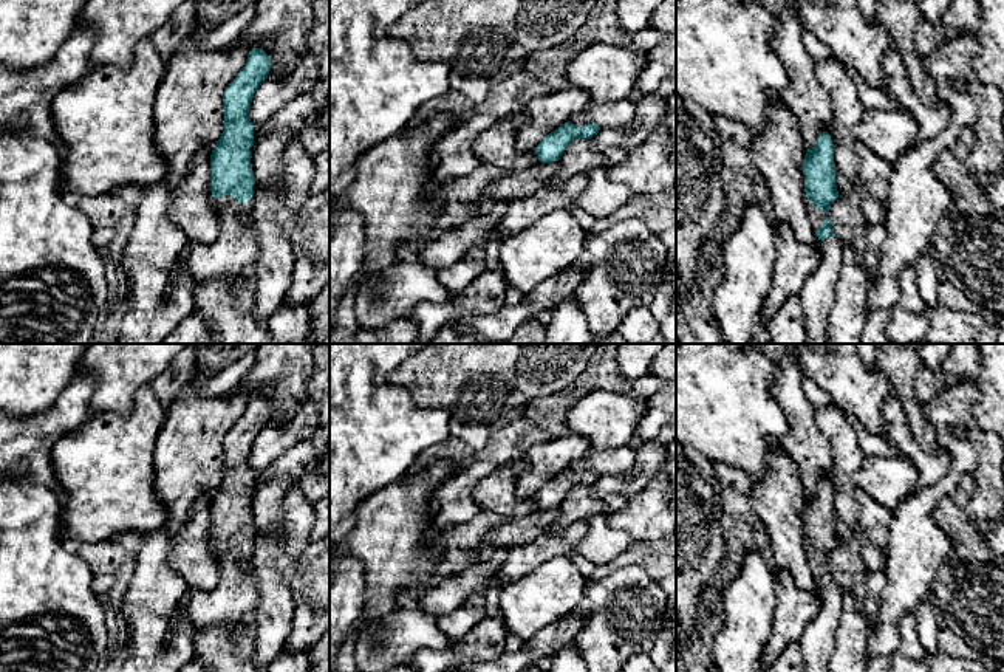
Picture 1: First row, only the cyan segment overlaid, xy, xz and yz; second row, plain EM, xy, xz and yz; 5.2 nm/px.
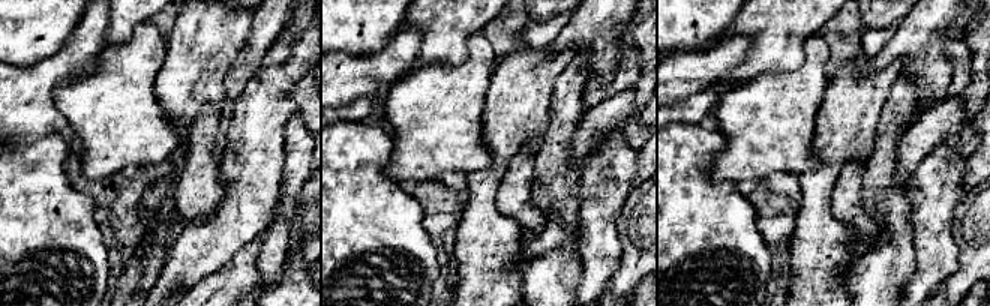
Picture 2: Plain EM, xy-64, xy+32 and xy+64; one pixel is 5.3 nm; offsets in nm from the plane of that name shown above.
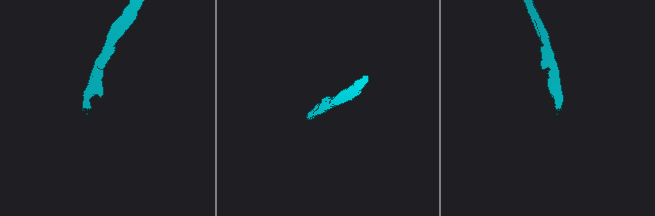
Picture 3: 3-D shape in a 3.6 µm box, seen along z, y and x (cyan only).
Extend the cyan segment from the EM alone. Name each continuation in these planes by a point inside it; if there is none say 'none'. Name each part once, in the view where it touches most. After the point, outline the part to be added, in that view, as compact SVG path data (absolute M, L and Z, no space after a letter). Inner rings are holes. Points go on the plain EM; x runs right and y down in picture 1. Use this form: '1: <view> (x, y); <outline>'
1: yz (817, 562); M808 548L808 561L814 576L818 578L823 573L826 559L823 556L815 554L811 548Z

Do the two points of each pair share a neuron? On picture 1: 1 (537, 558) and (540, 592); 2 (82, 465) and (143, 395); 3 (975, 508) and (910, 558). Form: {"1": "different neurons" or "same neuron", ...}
{"1": "different neurons", "2": "same neuron", "3": "different neurons"}

